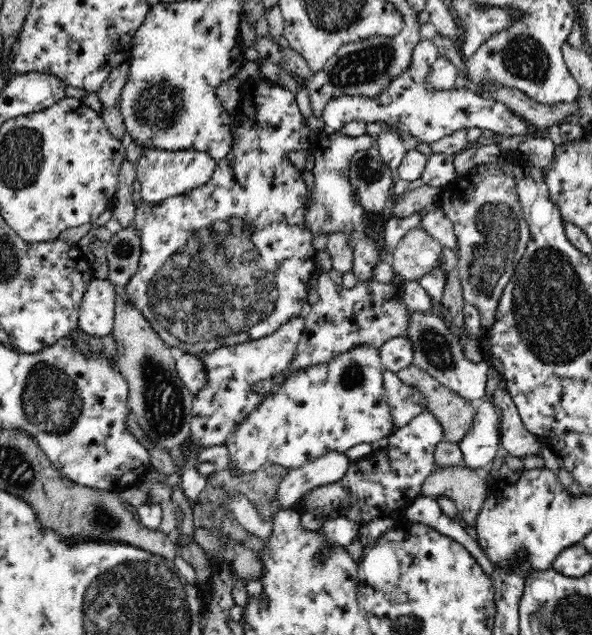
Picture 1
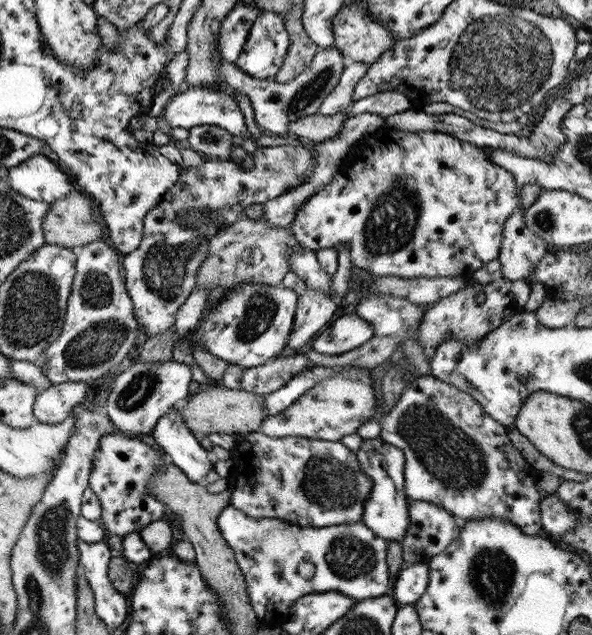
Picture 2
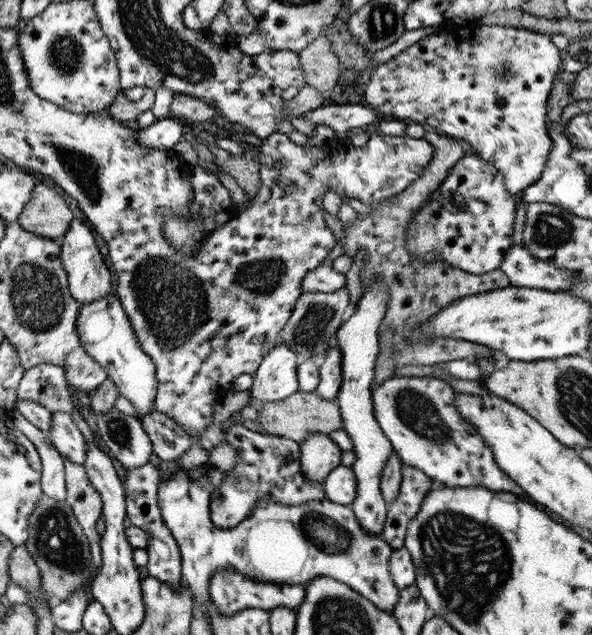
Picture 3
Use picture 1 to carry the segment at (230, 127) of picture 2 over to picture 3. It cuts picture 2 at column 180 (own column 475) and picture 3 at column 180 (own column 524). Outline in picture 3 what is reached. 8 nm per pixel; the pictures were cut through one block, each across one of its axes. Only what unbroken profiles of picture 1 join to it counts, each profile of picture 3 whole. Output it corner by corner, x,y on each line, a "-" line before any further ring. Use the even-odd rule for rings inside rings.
166,117
146,127
137,127
136,142
147,148
172,148
182,138
181,120

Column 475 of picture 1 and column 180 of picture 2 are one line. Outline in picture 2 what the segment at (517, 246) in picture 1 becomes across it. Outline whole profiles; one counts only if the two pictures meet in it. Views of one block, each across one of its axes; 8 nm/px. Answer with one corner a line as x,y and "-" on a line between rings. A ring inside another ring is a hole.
290,144
273,145
256,149
253,157
253,167
248,169
239,167
231,160
214,158
209,158
200,165
181,166
175,184
163,193
158,204
145,212
142,220
141,242
133,251
123,254
120,258
125,291
131,300
132,310
142,336
149,338
174,326
177,308
183,304
194,288
195,273
199,269
201,259
205,257
207,239
211,239
215,231
241,219
242,209
248,204
264,203
305,182
305,178
313,168
315,153
309,146
305,149
301,146
290,146

